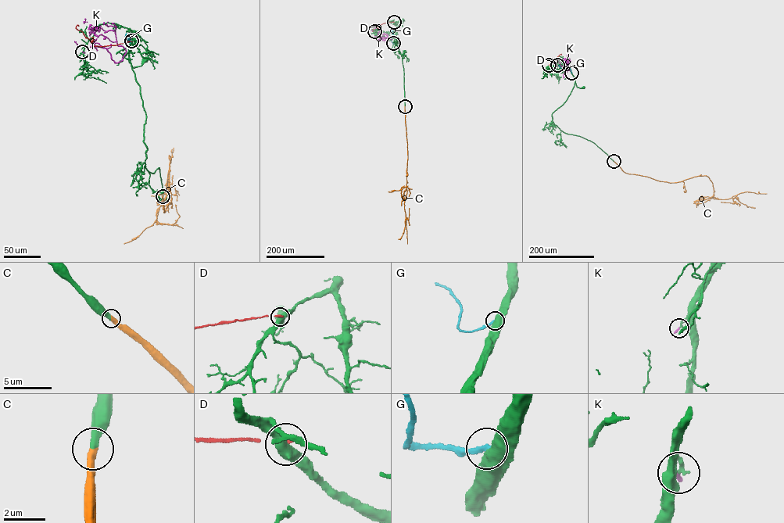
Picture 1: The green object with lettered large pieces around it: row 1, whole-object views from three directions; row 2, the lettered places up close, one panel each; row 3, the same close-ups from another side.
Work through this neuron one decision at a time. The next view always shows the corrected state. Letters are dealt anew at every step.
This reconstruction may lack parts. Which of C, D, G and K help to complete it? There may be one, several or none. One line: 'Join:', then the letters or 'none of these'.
Join: C

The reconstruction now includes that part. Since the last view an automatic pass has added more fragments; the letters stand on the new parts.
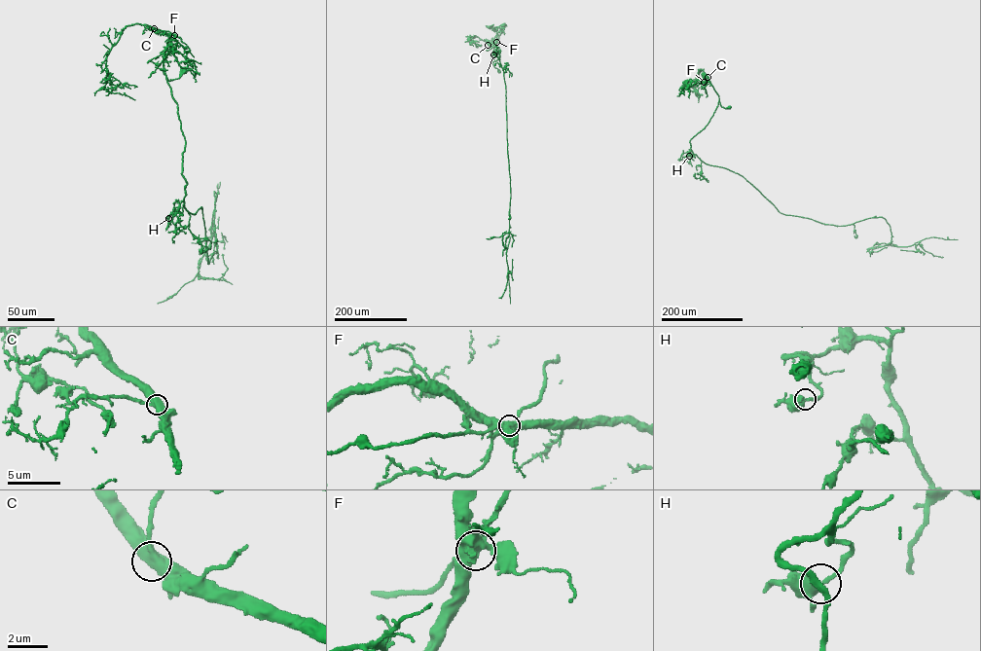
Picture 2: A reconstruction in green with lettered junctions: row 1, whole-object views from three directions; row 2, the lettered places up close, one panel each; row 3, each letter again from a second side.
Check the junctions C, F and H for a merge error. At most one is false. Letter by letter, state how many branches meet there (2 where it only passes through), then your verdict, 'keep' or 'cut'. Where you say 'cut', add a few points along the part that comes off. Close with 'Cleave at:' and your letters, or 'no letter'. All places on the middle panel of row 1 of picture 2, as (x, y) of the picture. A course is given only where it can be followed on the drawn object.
C: 3 | keep
F: 4 | cut | (496, 42), (502, 31), (498, 27), (491, 28)
H: 3 | keep
Cleave at: F

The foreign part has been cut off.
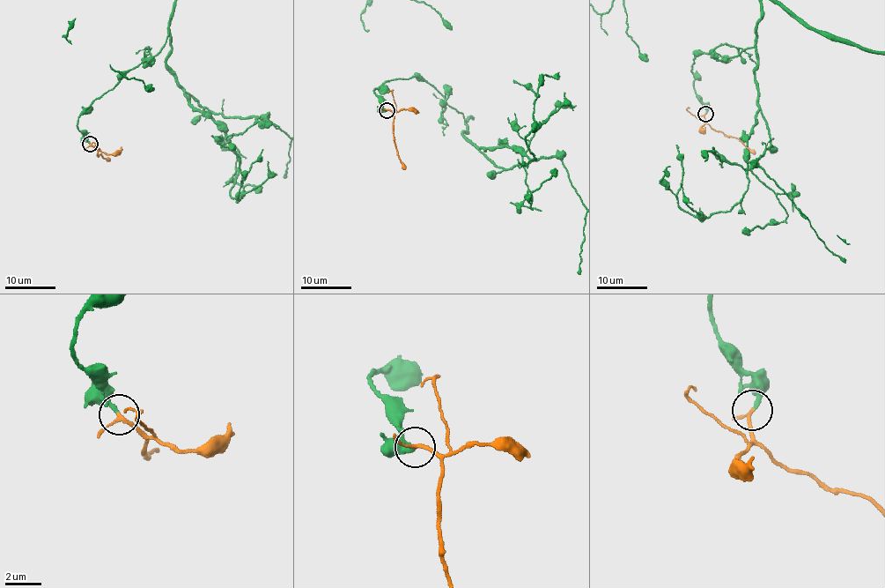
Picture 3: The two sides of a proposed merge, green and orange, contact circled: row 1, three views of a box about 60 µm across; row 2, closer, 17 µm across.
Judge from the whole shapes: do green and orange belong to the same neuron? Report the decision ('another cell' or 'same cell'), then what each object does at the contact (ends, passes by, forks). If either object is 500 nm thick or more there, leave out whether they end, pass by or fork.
same cell; green ends; orange passes by

